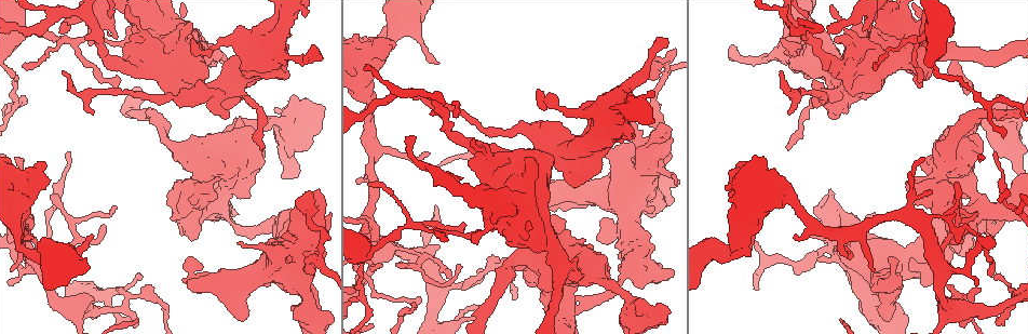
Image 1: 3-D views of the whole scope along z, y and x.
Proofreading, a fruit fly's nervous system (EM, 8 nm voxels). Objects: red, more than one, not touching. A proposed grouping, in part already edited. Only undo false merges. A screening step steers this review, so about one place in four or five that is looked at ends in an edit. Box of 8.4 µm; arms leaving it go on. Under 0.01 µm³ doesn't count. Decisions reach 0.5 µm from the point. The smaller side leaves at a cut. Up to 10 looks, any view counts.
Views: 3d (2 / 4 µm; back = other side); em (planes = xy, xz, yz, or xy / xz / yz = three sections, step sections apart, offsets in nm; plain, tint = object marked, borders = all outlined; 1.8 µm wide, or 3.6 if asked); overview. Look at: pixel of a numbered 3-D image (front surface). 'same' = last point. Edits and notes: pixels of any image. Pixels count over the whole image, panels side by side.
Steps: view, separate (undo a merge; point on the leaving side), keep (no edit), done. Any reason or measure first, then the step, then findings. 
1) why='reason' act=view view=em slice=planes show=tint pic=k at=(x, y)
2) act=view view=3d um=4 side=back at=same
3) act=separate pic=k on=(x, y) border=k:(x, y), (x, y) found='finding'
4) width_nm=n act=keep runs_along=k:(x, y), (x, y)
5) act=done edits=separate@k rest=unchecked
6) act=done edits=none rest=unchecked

why='sudden change in width' act=view view=3d um=2 pic=1 at=(19, 34)

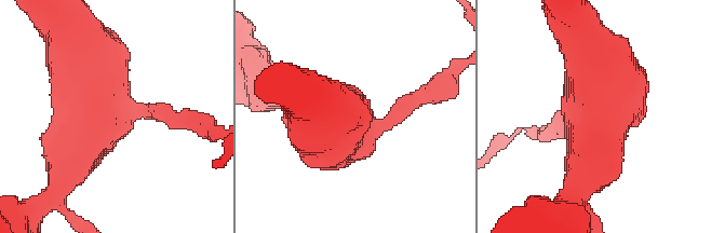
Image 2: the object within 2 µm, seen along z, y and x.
why='shape alone is not enough' act=view view=em slice=xz step=16 show=tint pic=2 at=(366, 124)

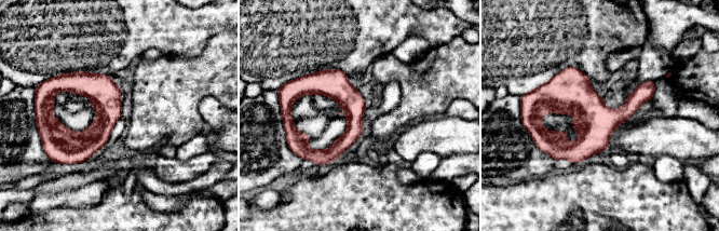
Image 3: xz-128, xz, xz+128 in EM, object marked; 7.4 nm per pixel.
act=keep found='all the same neuron'

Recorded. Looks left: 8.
why='a narrow waist' act=view view=3d um=4 pic=1 at=(132, 67)

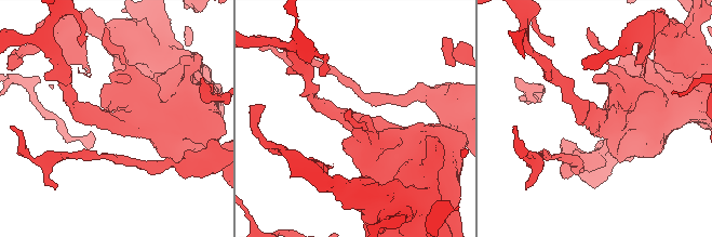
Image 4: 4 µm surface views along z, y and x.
act=view view=em slice=xz step=16 show=tint pic=4 at=(593, 122)

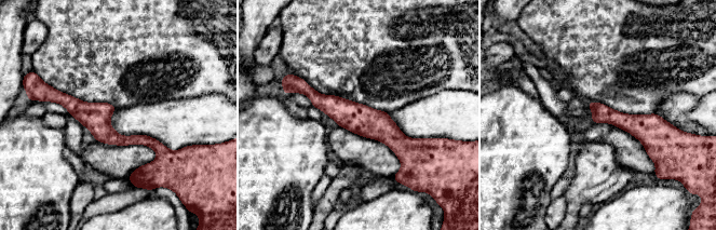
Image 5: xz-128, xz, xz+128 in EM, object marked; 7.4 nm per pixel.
act=view view=em slice=planes show=tint at=same

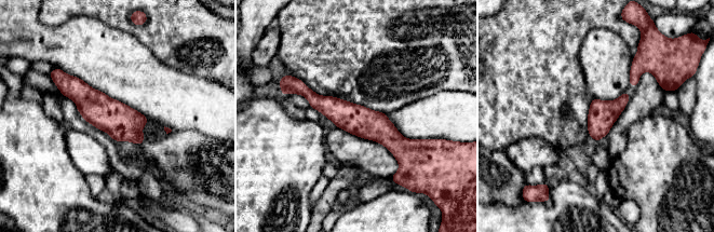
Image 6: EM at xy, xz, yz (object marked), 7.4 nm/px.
act=keep runs_along=6:(299, 85), (317, 101), (412, 148) found='all the same neuron'

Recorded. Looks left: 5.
act=view view=em um=3.6 slice=planes show=tint pic=1 at=(179, 151)

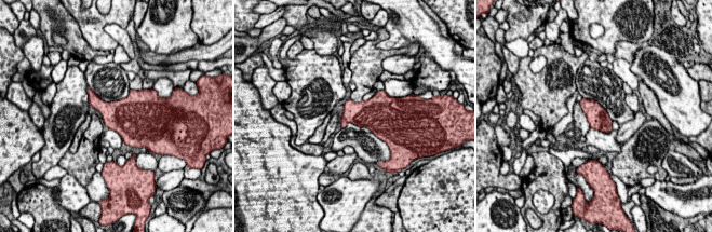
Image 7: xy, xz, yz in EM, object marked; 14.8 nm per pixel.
act=keep found='one neuron here'

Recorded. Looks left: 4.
why='abrupt turn' act=view view=em slice=planes show=tint pic=1 at=(157, 297)

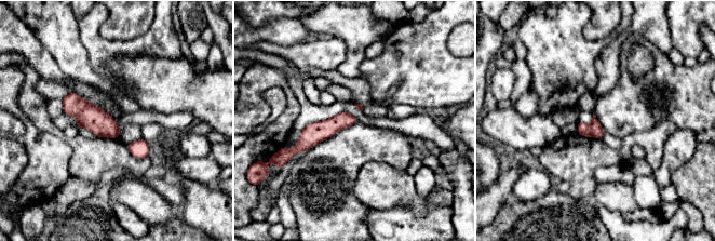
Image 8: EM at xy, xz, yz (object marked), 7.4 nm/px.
act=separate pic=8 on=(584, 130) border=8:(589, 124), (592, 135) found='a second neuron is stuck on'

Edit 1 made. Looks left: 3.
act=done edits=separate@8 rest=unchecked

